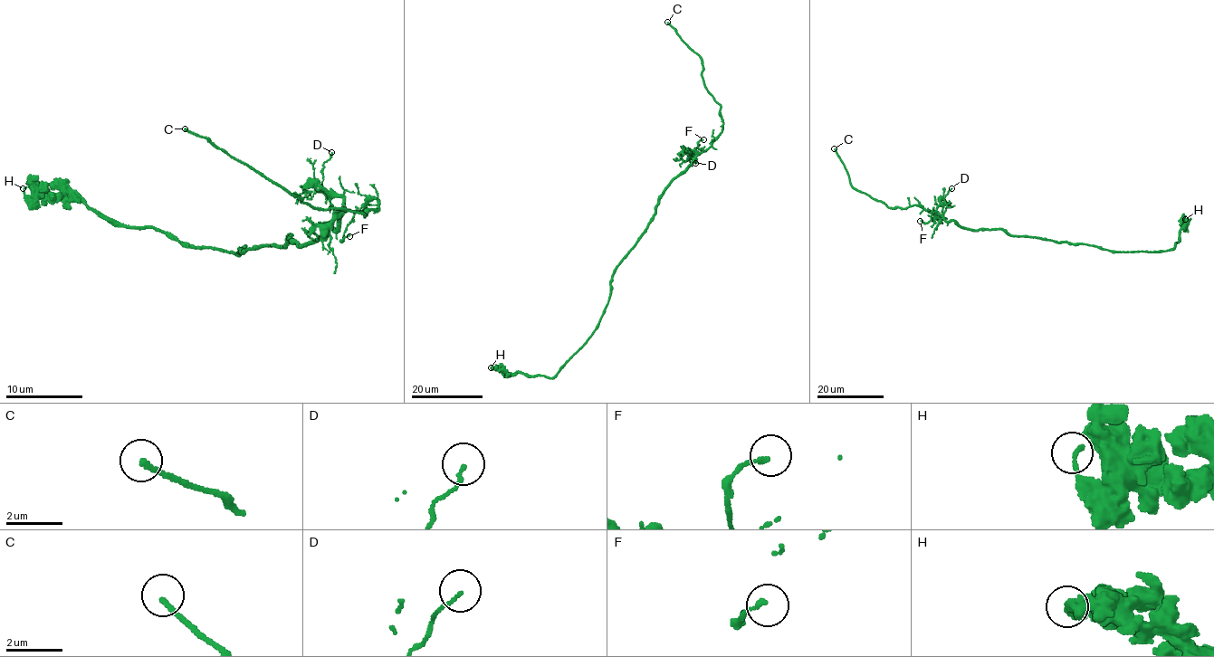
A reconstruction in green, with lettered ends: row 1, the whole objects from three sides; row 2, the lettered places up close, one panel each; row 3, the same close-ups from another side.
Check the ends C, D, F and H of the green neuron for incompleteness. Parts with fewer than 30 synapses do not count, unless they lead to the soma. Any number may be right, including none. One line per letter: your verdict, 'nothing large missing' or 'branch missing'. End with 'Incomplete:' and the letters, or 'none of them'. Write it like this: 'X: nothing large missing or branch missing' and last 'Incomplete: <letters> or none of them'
C: branch missing
D: nothing large missing
F: nothing large missing
H: nothing large missing
Incomplete: C

